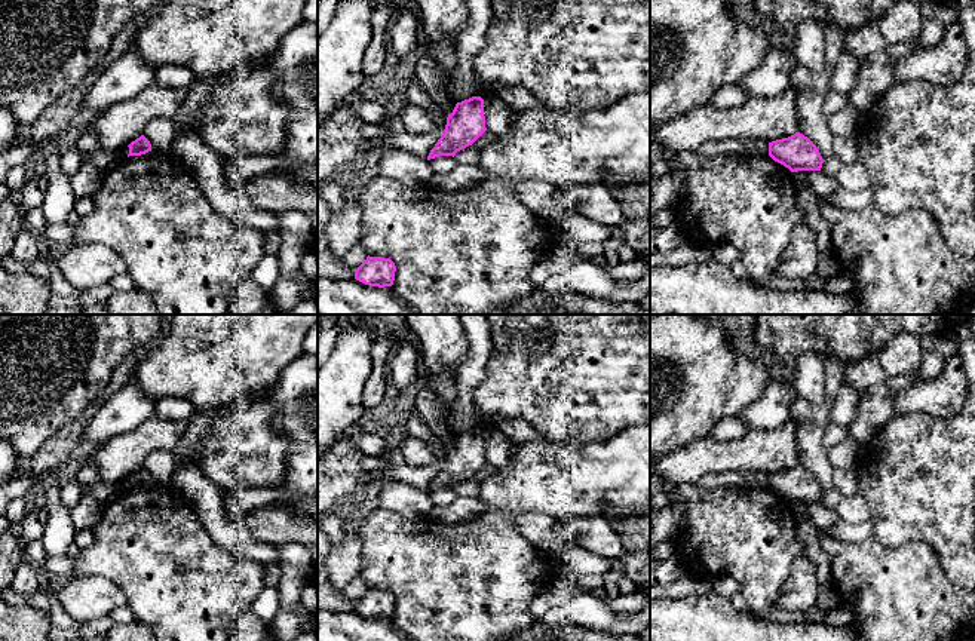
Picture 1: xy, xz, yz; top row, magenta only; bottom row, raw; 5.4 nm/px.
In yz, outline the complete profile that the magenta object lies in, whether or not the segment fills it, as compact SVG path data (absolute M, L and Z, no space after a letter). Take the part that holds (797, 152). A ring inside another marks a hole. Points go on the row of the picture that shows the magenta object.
M800 132L769 142L769 156L791 172L821 171L825 162L816 145Z

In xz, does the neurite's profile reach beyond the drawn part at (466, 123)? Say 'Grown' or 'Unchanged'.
Unchanged

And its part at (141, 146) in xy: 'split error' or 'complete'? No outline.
complete

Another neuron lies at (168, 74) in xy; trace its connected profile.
M163 64L156 68L153 83L162 88L190 88L194 80L190 68L175 64Z

